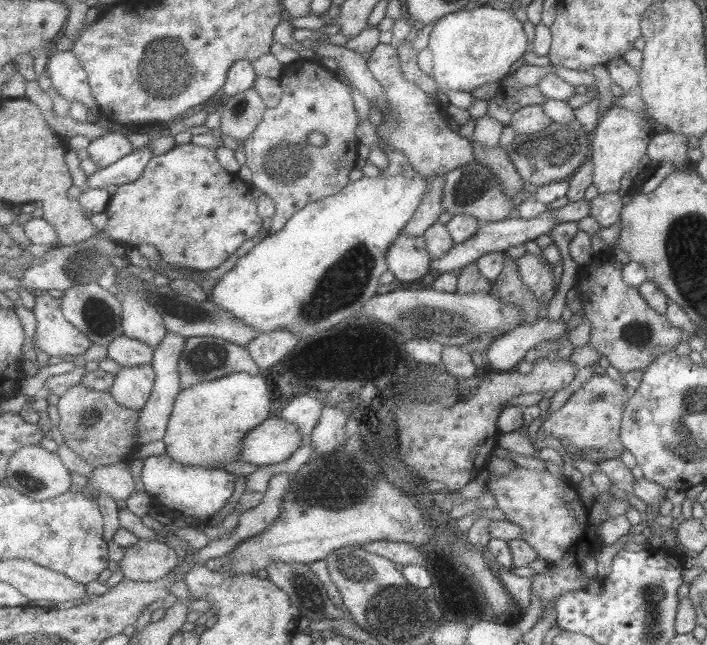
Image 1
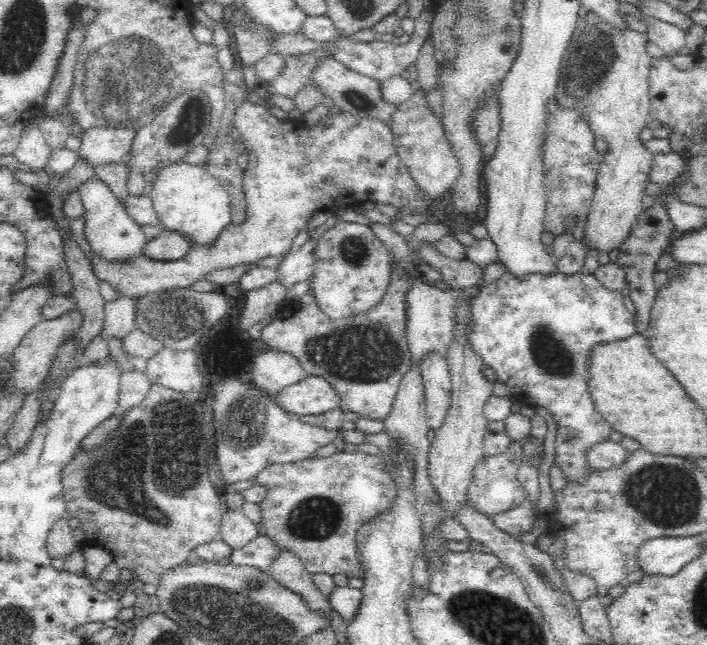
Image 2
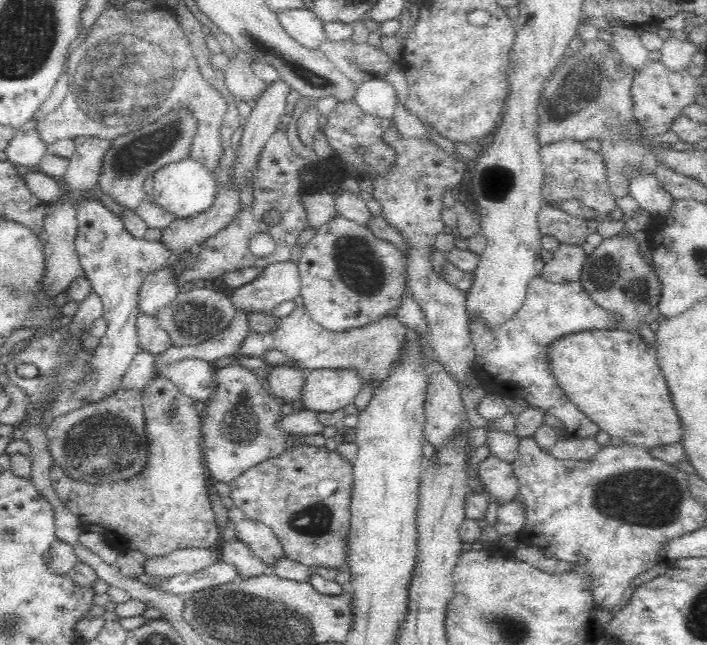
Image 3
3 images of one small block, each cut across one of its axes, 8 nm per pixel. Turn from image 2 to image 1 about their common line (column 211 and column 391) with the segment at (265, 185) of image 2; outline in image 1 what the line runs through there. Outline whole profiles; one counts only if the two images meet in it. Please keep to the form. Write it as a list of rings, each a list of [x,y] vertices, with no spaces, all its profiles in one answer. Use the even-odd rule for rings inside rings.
[[[400,232],[387,254],[389,271],[401,284],[413,282],[428,272],[431,264],[428,253],[422,237],[409,237]]]

